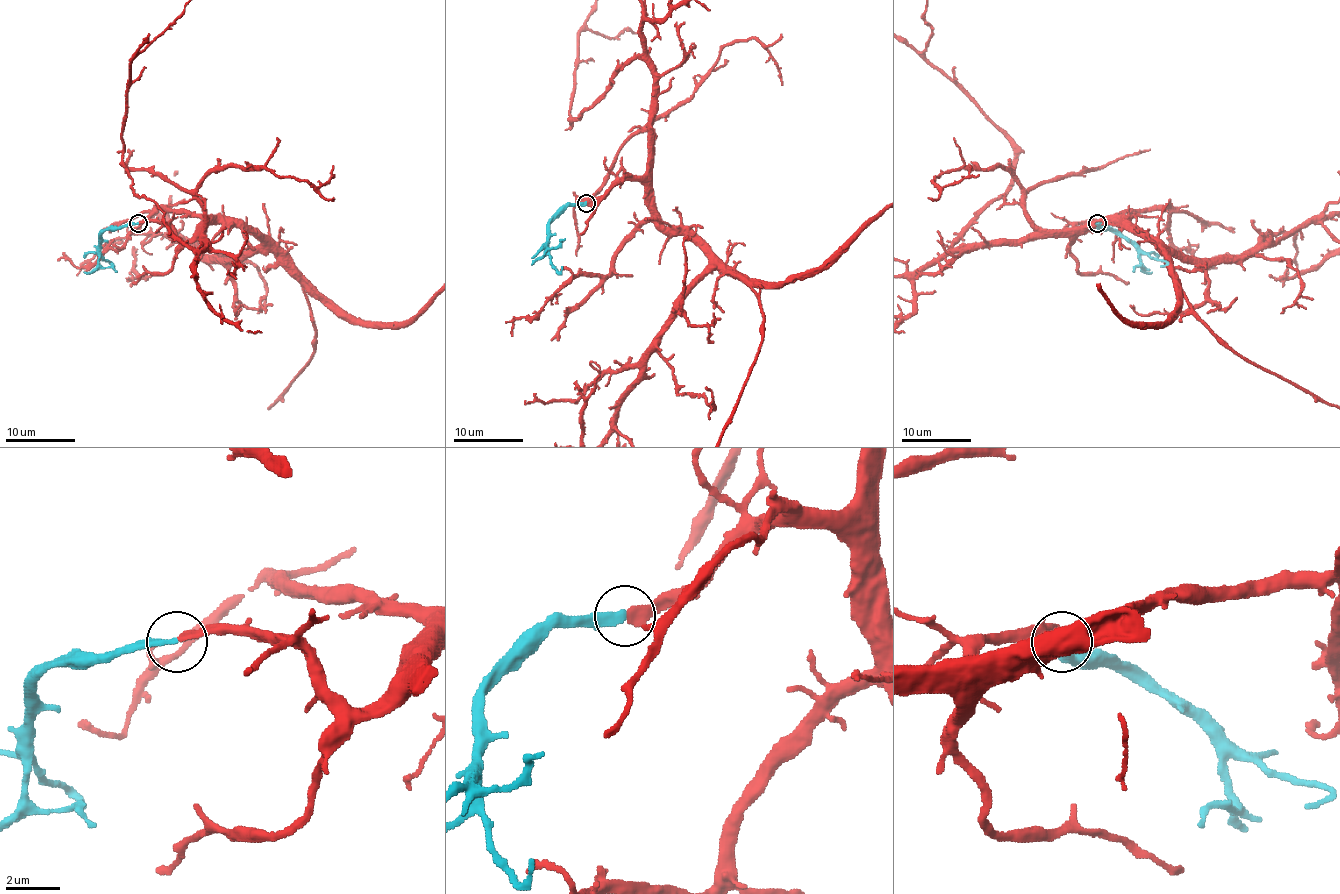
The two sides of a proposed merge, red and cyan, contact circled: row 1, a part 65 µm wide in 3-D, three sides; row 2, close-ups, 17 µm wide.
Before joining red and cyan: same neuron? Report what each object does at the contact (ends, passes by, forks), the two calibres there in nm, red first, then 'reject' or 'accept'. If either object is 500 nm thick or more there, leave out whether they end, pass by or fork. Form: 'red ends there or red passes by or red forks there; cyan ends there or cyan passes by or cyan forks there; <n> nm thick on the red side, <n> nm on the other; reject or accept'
red ends there; cyan ends there; 320 nm thick on the red side, 280 nm on the other; accept

